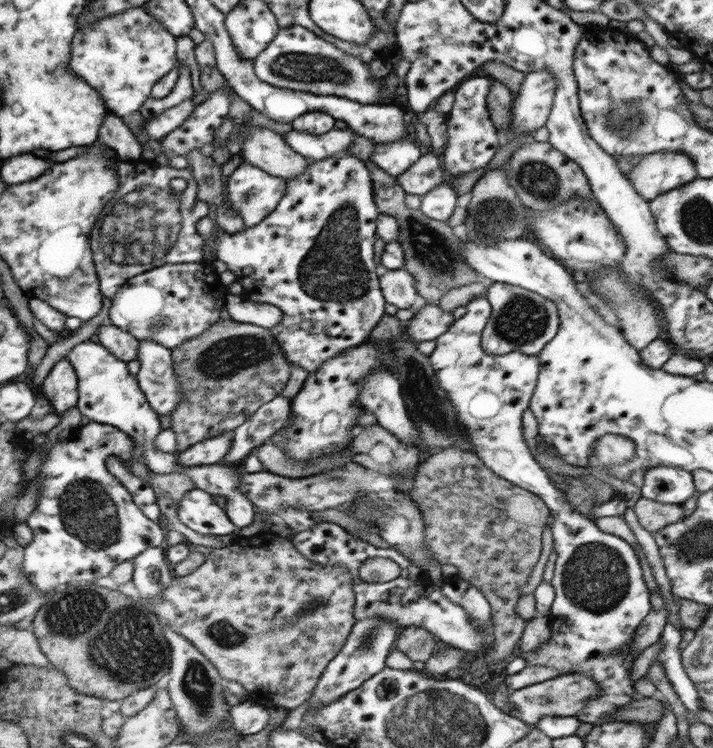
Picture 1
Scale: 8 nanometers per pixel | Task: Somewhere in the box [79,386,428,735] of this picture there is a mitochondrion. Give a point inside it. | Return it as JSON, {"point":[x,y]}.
{"point":[197,684]}

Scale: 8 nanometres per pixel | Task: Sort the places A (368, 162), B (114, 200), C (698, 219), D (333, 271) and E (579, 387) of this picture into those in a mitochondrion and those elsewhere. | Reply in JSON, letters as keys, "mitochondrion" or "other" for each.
{"A":"other","B":"mitochondrion","C":"mitochondrion","D":"mitochondrion","E":"other"}

